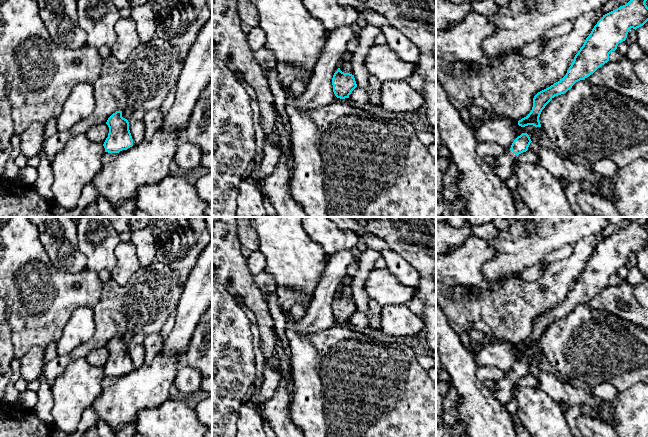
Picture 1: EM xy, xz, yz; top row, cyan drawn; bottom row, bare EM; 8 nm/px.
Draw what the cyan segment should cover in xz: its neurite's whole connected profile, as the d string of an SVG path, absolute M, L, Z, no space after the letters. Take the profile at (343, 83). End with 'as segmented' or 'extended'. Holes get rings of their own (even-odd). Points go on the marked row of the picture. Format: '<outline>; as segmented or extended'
M338 68L332 78L333 92L337 98L349 98L351 92L357 87L355 78L350 73L344 73Z; as segmented

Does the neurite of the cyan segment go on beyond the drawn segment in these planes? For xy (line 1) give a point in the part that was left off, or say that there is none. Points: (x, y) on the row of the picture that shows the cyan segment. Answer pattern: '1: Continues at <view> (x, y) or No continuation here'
1: No continuation here

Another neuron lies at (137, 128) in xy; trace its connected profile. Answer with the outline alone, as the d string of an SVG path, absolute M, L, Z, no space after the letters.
M131 120L129 122L129 130L133 139L133 144L140 144L144 140L145 125L142 120Z

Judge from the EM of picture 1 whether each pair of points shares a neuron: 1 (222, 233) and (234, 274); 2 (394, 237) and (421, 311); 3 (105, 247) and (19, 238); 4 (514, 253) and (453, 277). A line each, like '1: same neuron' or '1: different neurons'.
1: same neuron
2: same neuron
3: different neurons
4: different neurons

